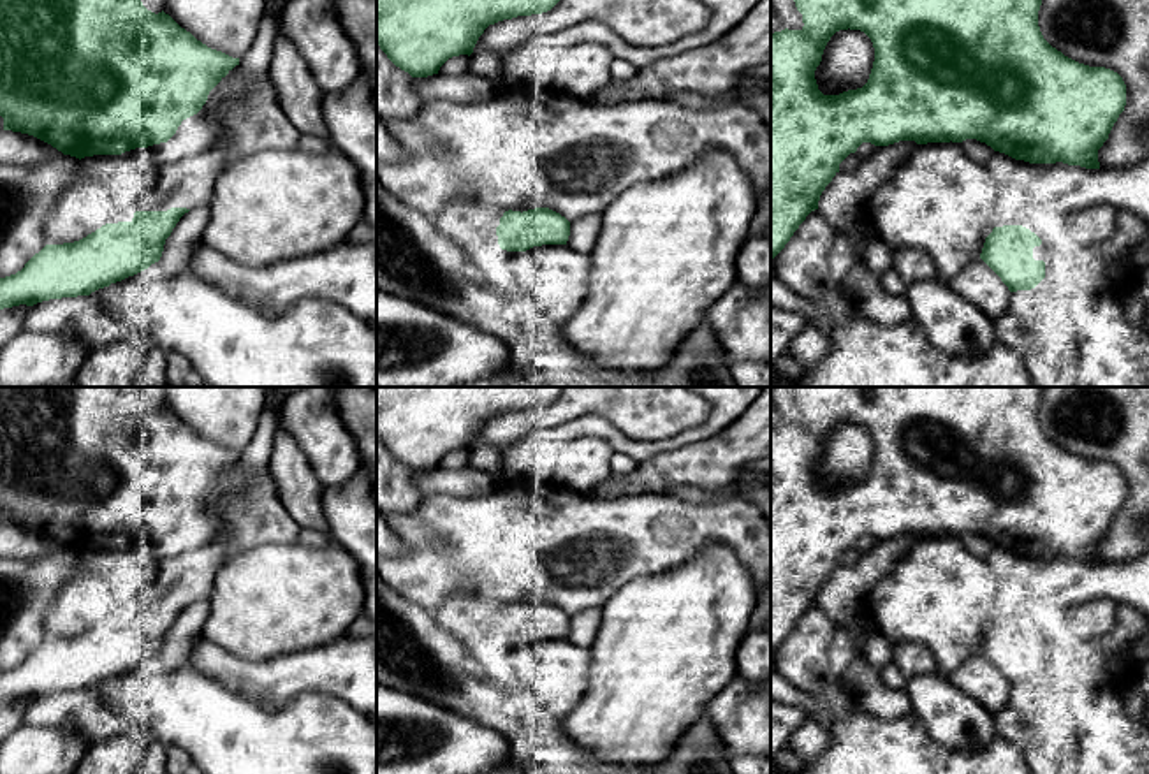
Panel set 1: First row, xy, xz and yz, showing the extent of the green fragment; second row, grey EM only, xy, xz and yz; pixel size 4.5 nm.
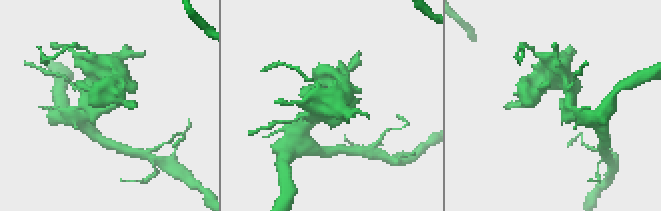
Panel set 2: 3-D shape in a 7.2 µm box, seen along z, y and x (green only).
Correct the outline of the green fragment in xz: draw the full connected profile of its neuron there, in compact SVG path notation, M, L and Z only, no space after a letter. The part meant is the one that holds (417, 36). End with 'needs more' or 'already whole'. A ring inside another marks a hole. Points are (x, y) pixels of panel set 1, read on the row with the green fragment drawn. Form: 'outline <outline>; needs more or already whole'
outline M377 0L377 46L412 77L438 74L452 56L472 55L489 25L551 11L560 0Z; already whole

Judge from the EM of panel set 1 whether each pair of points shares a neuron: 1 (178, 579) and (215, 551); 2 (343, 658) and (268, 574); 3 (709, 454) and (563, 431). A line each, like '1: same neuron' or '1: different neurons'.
1: same neuron
2: different neurons
3: different neurons

